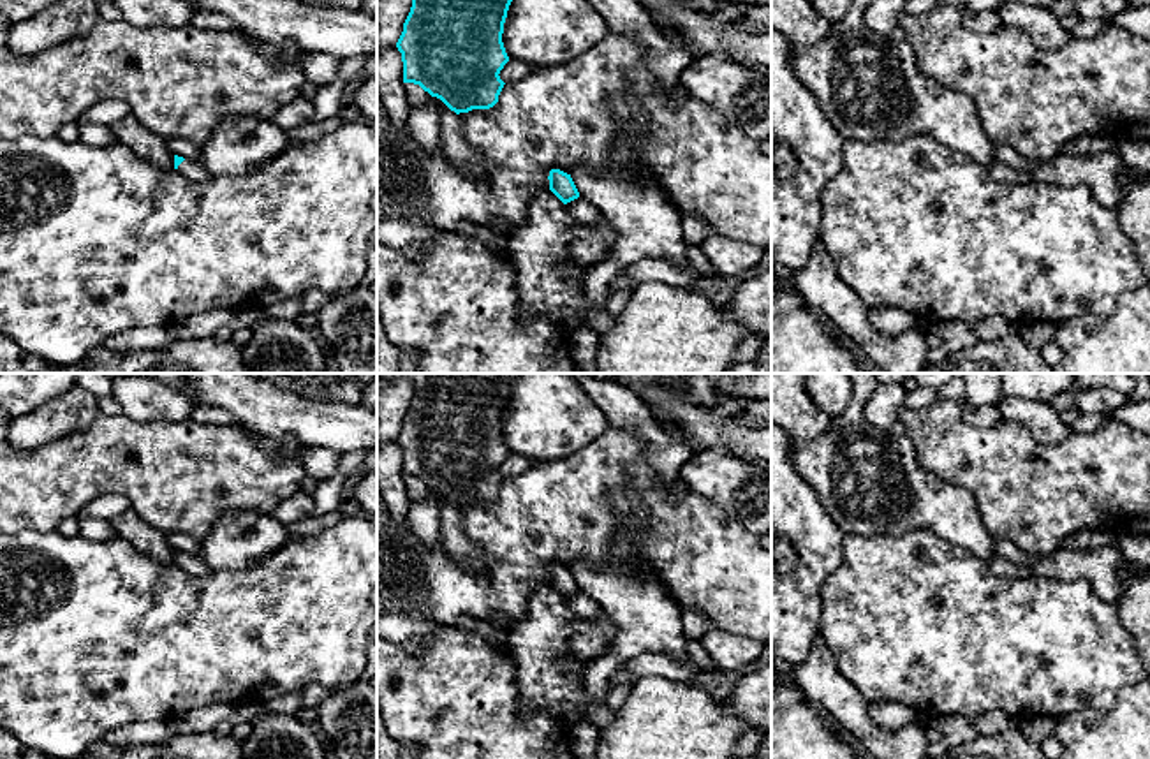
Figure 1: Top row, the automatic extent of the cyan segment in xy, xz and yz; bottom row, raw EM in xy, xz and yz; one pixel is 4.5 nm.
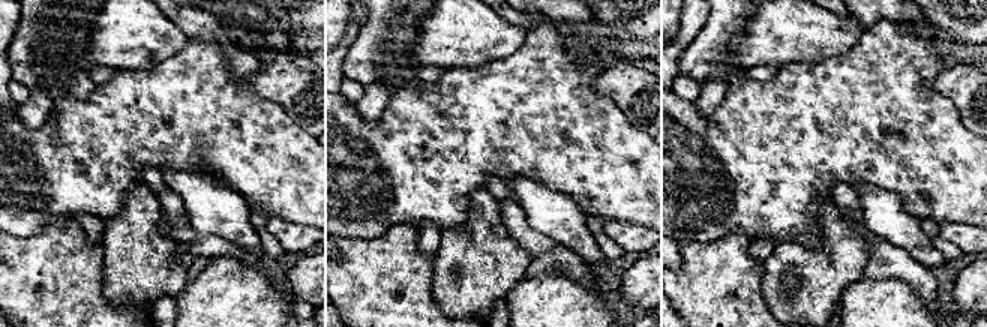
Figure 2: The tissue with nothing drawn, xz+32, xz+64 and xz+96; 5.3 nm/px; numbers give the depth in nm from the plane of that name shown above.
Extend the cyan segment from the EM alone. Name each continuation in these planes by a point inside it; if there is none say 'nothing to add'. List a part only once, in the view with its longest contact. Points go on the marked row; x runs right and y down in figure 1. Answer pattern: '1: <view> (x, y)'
1: xy (192, 169)

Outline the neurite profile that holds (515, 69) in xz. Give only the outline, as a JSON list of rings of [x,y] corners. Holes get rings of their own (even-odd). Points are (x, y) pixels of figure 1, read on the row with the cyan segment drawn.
[[[509,60],[500,70],[500,79],[504,83],[511,83],[514,79],[521,79],[528,76],[537,65],[523,62],[523,60]]]

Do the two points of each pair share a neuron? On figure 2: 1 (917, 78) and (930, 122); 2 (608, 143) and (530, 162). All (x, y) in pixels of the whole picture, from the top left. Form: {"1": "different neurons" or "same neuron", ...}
{"1": "same neuron", "2": "same neuron"}

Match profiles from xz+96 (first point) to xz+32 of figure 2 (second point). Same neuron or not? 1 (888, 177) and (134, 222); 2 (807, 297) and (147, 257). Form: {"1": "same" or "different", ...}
{"1": "different", "2": "same"}

